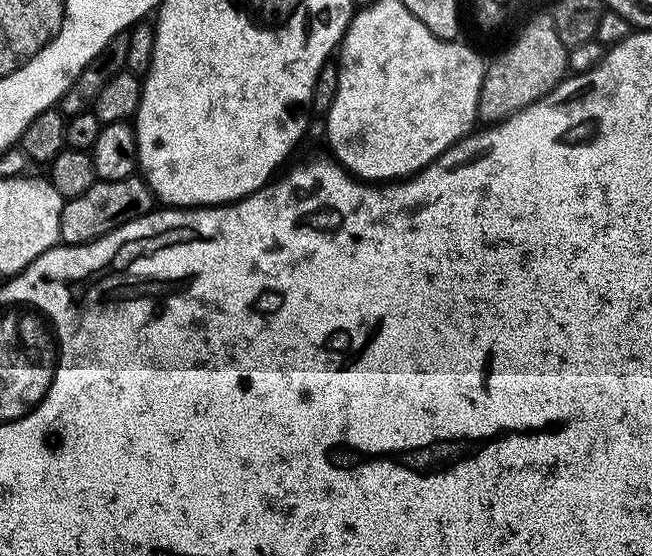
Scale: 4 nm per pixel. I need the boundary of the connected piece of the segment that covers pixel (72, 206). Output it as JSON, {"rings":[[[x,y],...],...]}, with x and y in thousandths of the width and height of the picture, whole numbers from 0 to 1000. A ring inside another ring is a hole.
{"rings":[[[202,315],[190,326],[155,324],[132,342],[132,349],[100,365],[95,378],[97,437],[104,442],[141,439],[199,399],[233,387],[241,374],[242,362],[229,338],[227,326],[213,315]]]}

